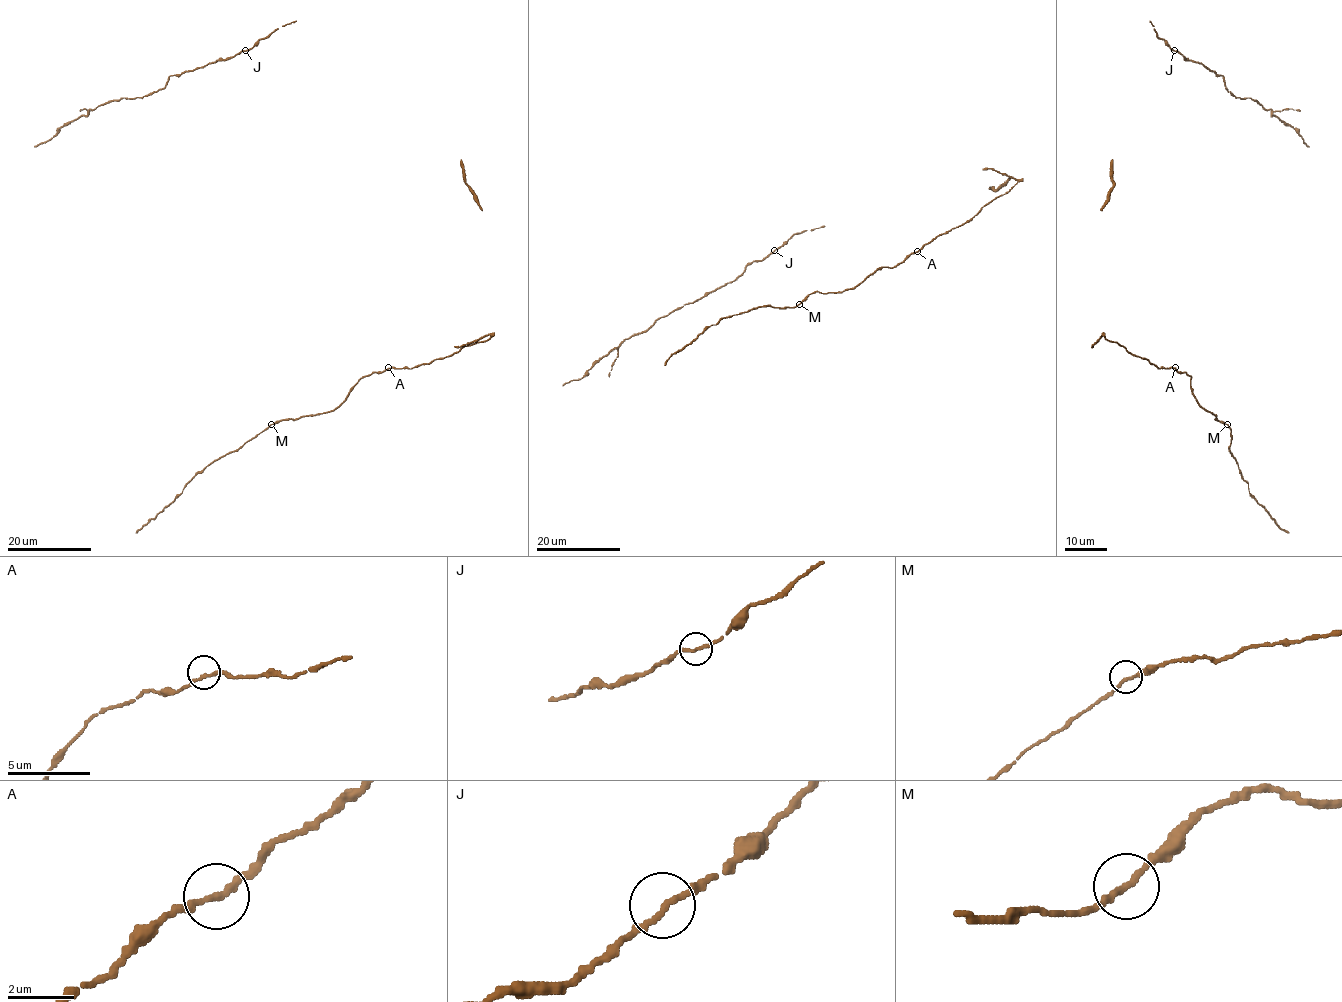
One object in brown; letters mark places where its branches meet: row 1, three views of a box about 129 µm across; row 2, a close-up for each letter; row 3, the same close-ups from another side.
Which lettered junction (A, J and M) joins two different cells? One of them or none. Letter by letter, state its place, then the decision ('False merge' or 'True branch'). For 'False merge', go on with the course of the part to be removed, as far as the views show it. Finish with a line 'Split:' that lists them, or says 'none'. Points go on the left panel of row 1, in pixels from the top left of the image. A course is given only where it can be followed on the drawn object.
A: Place: (388, 367). True branch
J: Place: (245, 50). True branch
M: Place: (271, 424). True branch
Split: none

